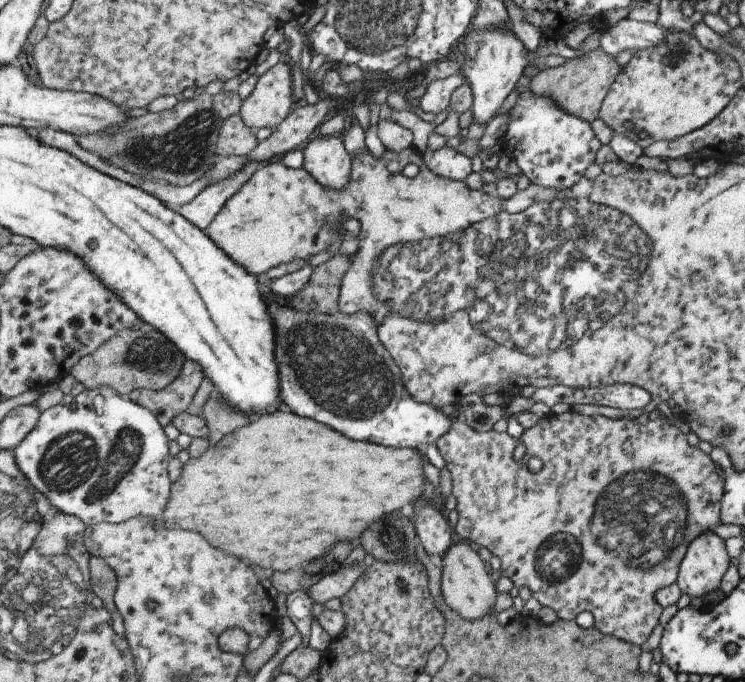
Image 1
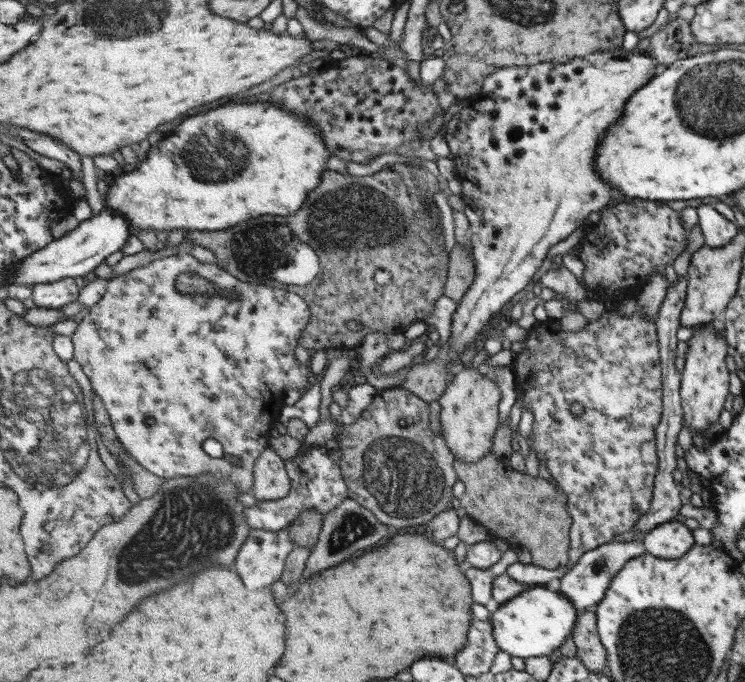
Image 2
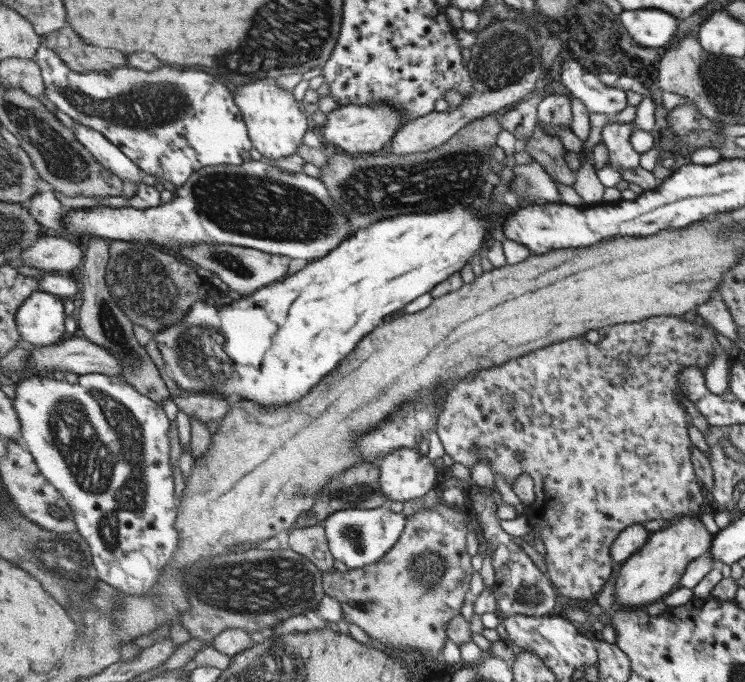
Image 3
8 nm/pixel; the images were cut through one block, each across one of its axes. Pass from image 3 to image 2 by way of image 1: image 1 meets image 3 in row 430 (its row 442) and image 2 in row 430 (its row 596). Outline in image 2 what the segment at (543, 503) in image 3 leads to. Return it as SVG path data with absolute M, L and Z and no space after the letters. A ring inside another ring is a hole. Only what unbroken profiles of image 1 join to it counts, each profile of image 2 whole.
M609 308L599 320L587 322L587 326L583 330L577 332L569 332L561 328L559 322L555 320L543 320L537 322L535 328L531 328L527 332L527 338L521 342L521 352L517 352L517 358L511 364L511 370L515 374L515 386L517 386L517 400L523 396L523 410L531 410L533 412L533 450L537 454L537 460L545 460L545 466L551 474L551 478L561 486L561 492L567 496L567 512L569 518L573 520L571 524L571 532L569 532L569 564L575 566L577 560L589 552L595 550L597 546L609 542L613 536L625 534L629 530L633 530L635 522L647 512L651 500L653 500L653 482L659 470L659 458L657 458L657 442L655 442L655 426L661 422L663 416L663 382L661 382L661 362L659 362L659 346L657 346L657 332L655 332L655 320L657 314L653 318L645 318L641 314L641 308L637 308L637 312L631 318L625 318L621 314L615 312L615 308ZM571 402L579 402L583 406L581 416L573 416L569 414L569 404Z

